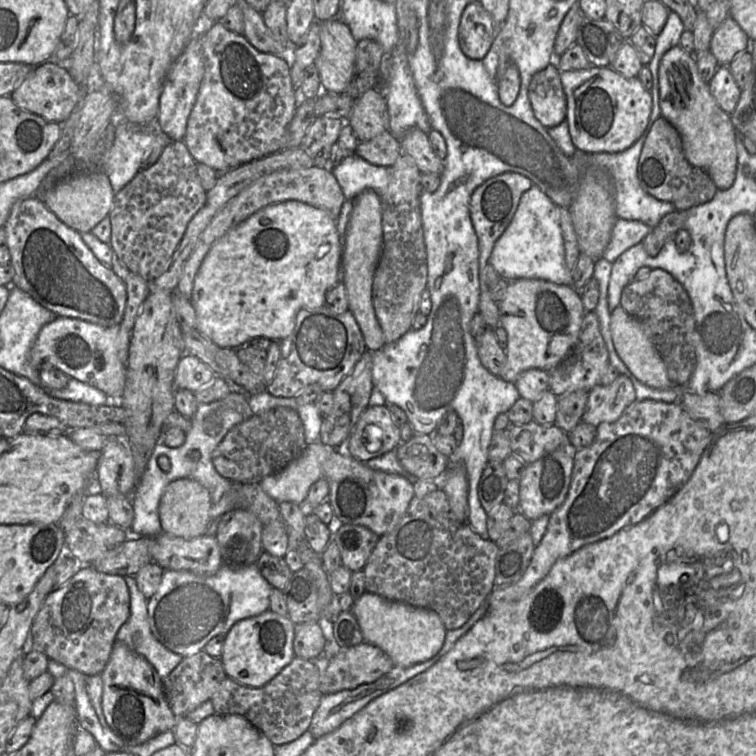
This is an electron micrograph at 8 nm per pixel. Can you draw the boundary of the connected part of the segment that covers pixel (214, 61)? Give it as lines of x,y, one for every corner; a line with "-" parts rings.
215,22
202,37
202,54
204,76
183,139
195,162
225,173
287,149
287,129
300,99
291,81
289,57
257,50
244,35
228,30
220,22

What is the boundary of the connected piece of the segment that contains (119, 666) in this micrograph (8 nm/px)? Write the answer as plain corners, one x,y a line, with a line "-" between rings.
115,640
110,658
101,676
103,680
103,713
112,733
118,739
126,745
136,746
143,744
165,731
174,731
177,717
172,712
166,700
162,679
144,657
131,650
124,643

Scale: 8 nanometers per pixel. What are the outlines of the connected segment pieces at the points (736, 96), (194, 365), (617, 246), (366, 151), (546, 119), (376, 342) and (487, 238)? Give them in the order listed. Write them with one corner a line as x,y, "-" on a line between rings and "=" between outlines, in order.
720,65
709,82
710,92
728,114
732,114
738,104
742,90
733,78
728,65
=
185,353
176,368
174,384
176,389
197,392
208,385
216,374
196,356
=
618,219
612,229
611,239
602,259
613,263
626,250
643,242
652,227
641,221
=
388,130
369,141
359,142
353,153
371,164
384,167
391,167
402,155
399,140
=
549,64
532,76
528,87
533,113
546,129
566,121
567,99
560,72
558,66
=
366,189
353,200
353,209
347,226
343,249
343,282
349,309
362,332
367,350
376,351
385,345
383,331
376,318
372,301
372,286
382,249
383,230
380,196
=
505,172
486,180
477,187
470,199
470,216
478,238
479,247
479,273
484,271
489,263
494,245
510,224
521,196
534,186
533,182
516,172

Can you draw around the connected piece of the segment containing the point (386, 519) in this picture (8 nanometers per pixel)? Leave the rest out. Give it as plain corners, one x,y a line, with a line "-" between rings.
320,441
307,445
284,469
266,476
259,484
276,503
292,502
302,506
311,485
322,478
329,483
327,501
340,522
365,526
380,537
398,524
415,496
414,486
406,478
373,470
345,450

